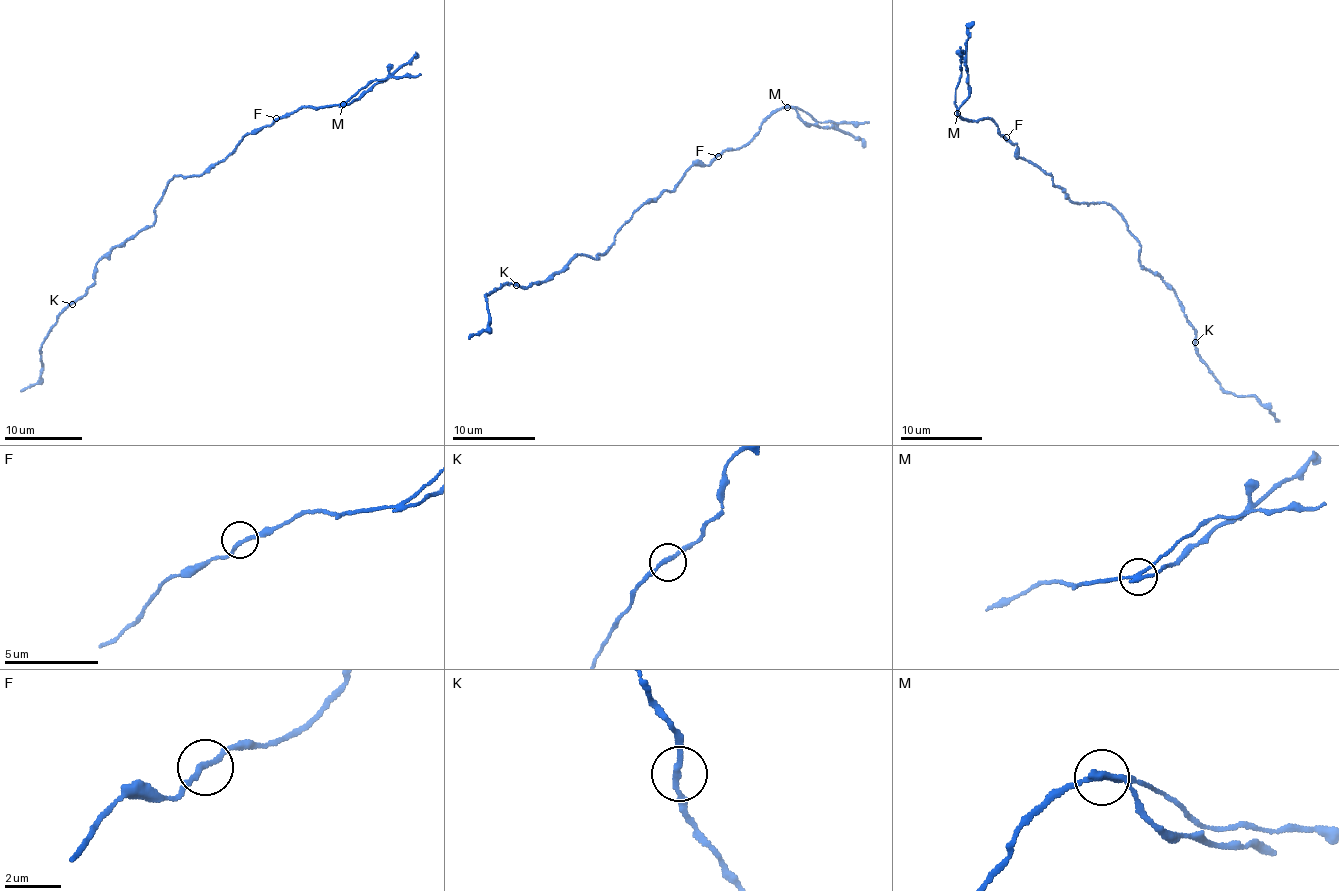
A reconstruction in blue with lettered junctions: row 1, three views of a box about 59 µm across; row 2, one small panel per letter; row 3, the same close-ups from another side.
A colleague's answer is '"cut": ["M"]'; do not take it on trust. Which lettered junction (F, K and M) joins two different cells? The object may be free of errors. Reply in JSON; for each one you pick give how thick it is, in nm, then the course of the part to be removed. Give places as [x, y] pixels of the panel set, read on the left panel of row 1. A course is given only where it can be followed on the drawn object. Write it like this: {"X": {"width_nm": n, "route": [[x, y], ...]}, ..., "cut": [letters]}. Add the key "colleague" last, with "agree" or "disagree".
{"M": {"width_nm": 170, "route": [[342, 105], [359, 99], [417, 54]]}, "cut": ["M"], "colleague": "agree"}

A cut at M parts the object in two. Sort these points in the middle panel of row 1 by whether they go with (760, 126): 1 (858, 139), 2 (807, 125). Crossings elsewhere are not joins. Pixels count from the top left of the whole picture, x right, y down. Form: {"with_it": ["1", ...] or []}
{"with_it": []}

